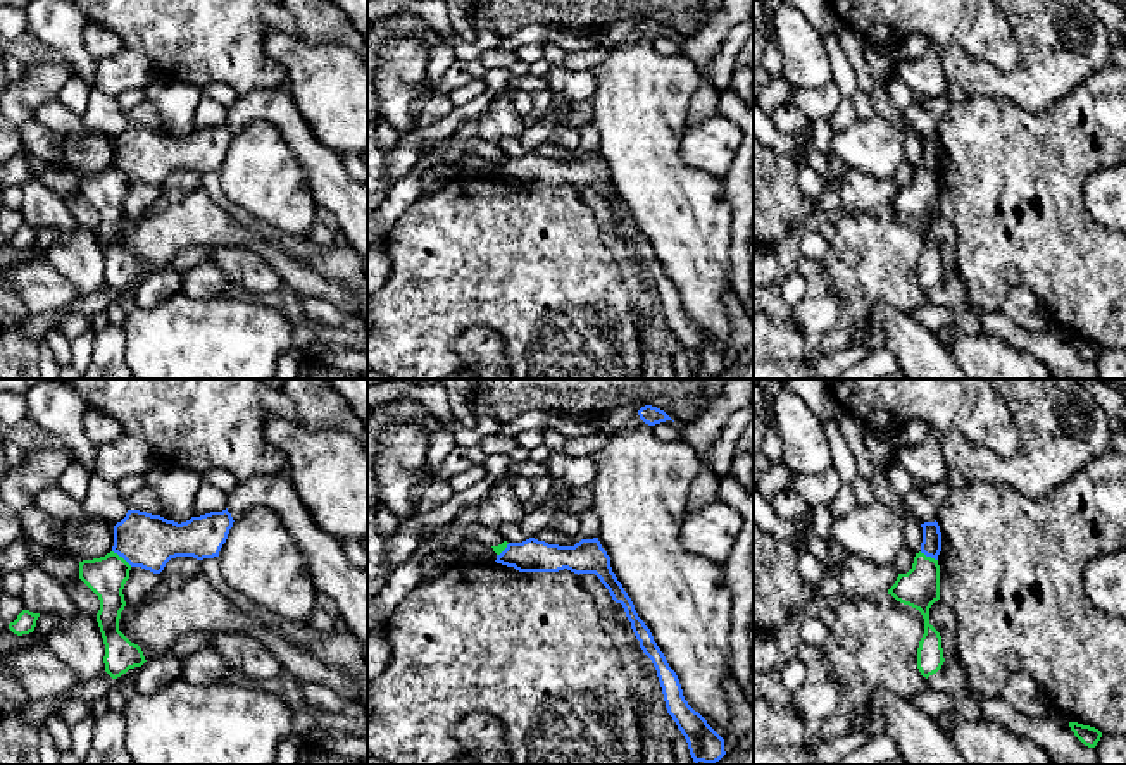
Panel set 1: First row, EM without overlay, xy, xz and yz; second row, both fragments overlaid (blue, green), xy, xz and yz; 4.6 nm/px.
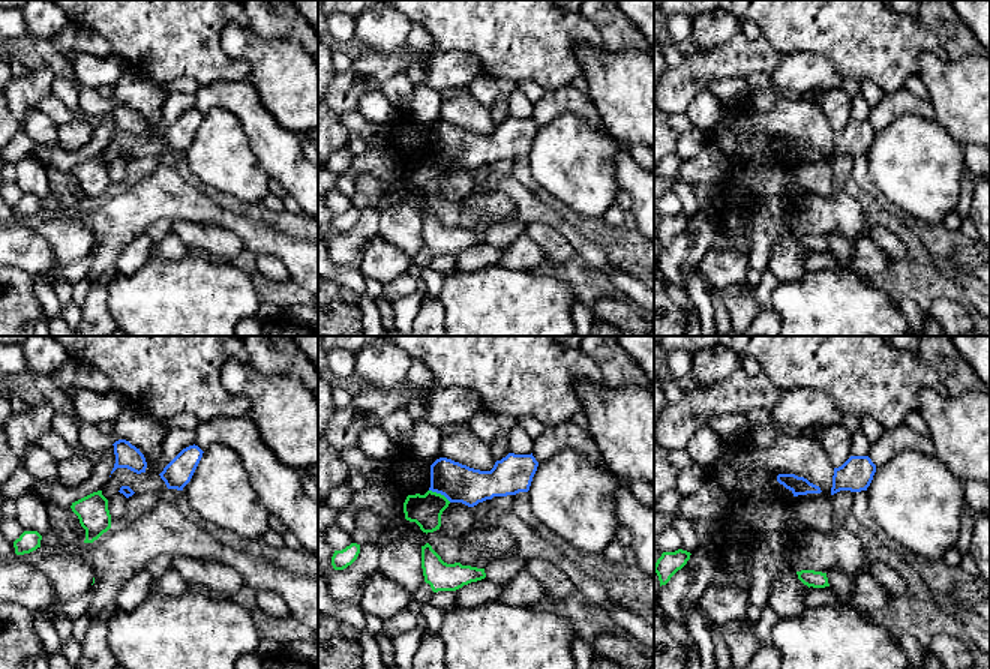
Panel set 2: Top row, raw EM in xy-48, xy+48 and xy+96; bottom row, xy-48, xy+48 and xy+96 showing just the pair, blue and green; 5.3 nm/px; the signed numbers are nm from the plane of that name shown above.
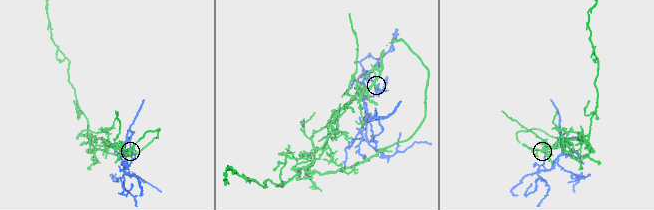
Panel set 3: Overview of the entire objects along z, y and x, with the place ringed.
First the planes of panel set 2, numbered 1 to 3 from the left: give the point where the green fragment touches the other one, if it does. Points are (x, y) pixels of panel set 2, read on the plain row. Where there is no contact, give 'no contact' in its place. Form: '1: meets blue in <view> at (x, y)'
1: no contact
2: meets blue in xy+48 at (440, 156)
3: no contact

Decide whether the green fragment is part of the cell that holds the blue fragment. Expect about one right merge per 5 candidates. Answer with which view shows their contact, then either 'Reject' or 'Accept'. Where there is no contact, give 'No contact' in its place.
Touches blue in xy. Reject

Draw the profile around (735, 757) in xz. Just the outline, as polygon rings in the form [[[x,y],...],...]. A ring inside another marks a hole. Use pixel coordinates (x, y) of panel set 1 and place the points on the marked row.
[[[750,744],[747,749],[736,746],[716,763],[698,762],[695,765],[754,765],[754,744]]]

